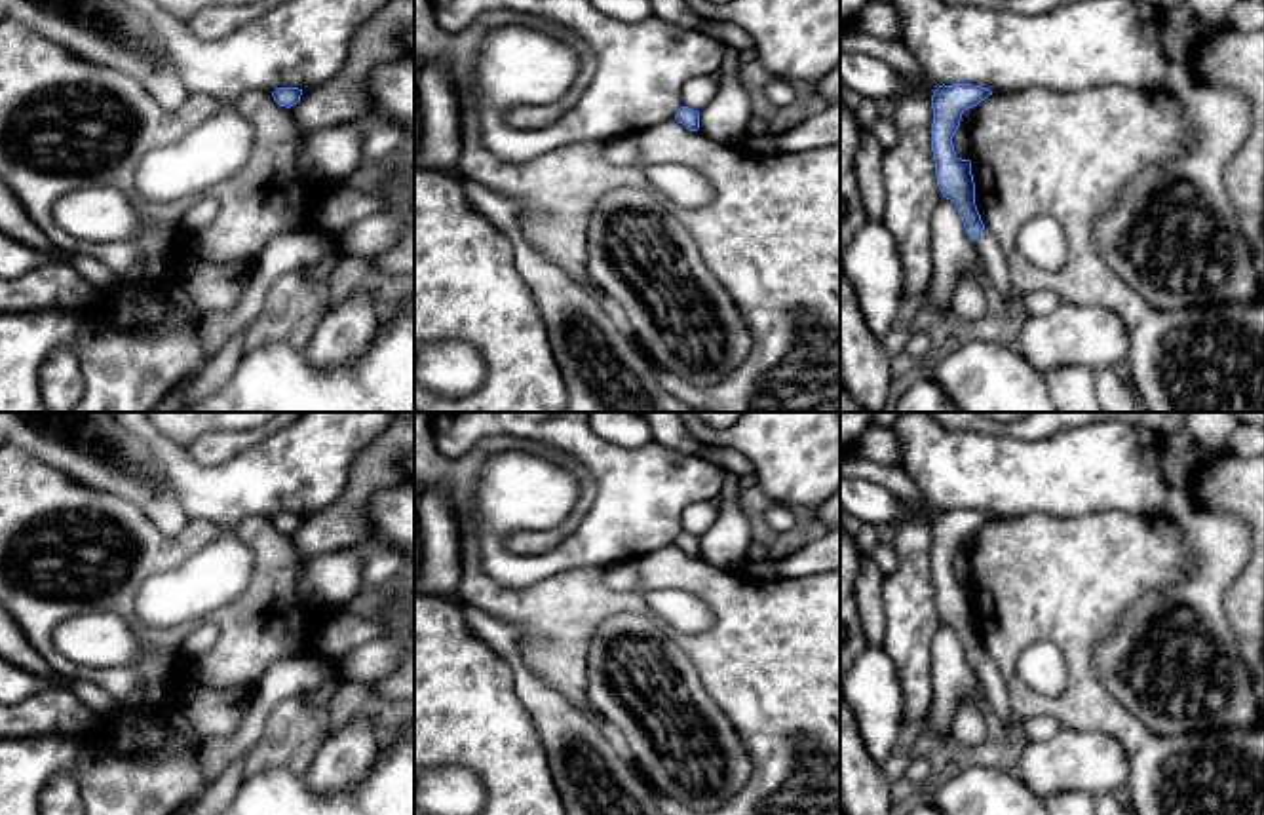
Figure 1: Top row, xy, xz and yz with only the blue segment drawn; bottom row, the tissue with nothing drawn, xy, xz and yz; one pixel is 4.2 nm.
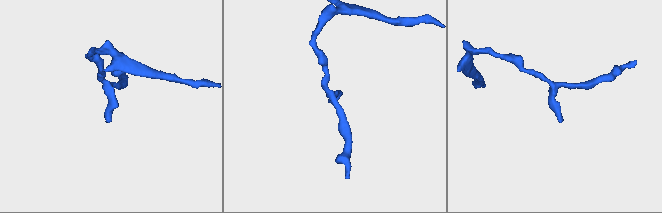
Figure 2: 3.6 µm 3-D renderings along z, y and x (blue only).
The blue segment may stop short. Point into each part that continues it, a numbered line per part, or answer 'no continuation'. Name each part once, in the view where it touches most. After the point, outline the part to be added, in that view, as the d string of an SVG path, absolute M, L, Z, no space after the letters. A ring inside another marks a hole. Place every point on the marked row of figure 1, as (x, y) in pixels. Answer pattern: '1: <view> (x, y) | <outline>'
1: yz (989, 249) | M985 228L981 236L973 239L973 245L983 260L985 272L988 274L994 289L1005 300L1021 300L1021 294L1015 291L1009 279L1005 256L996 237Z

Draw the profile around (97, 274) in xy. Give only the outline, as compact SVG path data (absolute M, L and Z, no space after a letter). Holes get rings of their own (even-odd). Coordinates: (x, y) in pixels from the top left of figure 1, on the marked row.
M72 255L70 258L63 258L59 262L72 266L84 279L87 279L101 293L108 293L110 289L122 283L122 277L116 272L112 272L108 266L87 255Z

